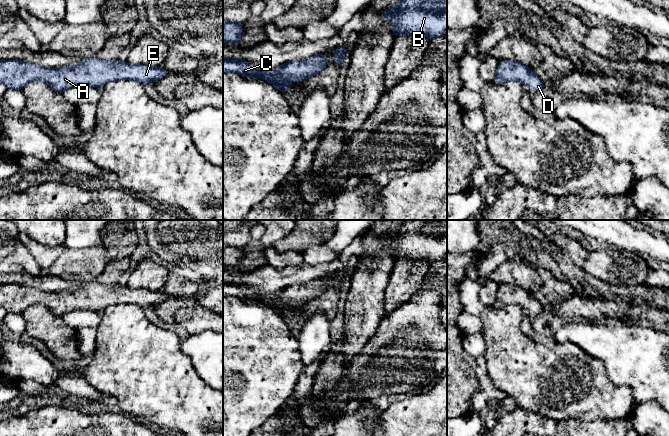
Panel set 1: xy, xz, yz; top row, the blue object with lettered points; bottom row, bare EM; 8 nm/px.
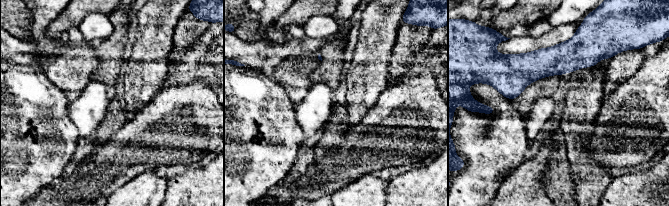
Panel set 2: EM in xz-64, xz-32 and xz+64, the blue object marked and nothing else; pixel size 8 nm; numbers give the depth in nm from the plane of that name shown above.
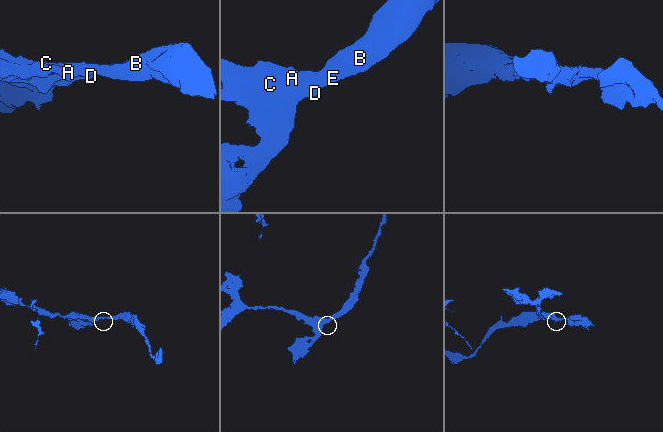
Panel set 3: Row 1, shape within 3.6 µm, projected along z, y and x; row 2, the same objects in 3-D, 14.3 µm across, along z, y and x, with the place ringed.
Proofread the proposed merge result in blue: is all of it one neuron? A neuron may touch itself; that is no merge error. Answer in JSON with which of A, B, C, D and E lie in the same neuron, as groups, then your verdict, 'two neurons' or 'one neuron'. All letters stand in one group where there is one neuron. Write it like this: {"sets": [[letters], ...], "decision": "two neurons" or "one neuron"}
{"sets": [["A", "B", "C", "D", "E"]], "decision": "one neuron"}

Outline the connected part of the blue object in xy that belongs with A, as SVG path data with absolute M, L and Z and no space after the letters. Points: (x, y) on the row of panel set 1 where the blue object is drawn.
M96 56L62 68L47 68L18 60L0 60L0 84L4 84L8 89L17 90L21 90L32 81L46 83L60 93L73 86L97 88L115 80L155 83L169 73L162 66L130 65L119 59L104 61Z

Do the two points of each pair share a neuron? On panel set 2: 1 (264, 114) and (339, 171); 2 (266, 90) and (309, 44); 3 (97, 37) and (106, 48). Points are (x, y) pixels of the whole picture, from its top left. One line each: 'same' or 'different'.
1: different
2: different
3: different

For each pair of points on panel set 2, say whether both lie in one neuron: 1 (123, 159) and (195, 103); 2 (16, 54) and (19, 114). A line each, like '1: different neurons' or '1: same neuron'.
1: same neuron
2: different neurons

